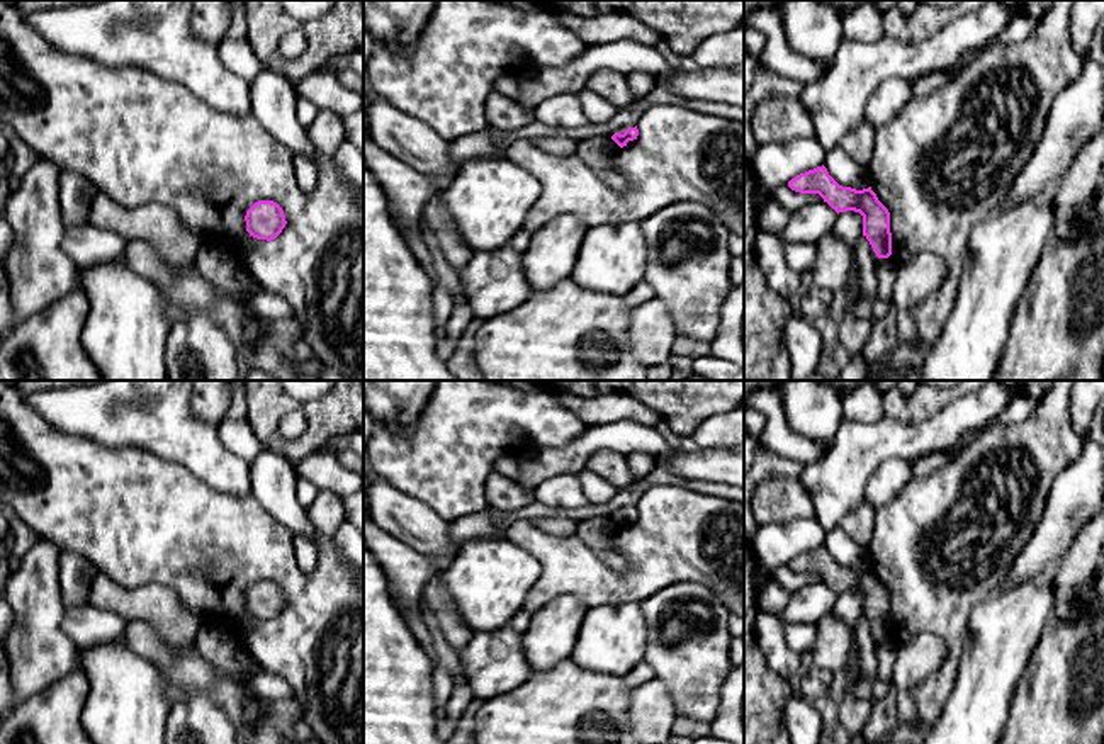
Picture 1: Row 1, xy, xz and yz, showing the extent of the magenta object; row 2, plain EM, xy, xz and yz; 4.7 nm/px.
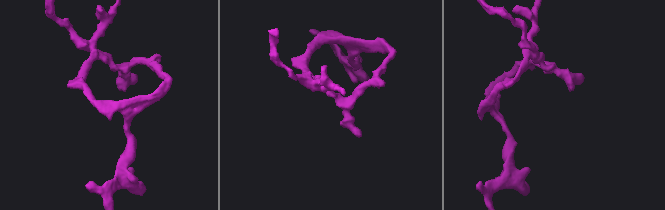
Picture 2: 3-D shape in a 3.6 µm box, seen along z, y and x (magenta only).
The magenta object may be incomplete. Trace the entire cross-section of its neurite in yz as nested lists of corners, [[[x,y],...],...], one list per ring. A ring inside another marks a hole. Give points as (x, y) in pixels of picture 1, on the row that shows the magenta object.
[[[824,165],[797,175],[788,182],[788,187],[800,194],[819,194],[837,214],[859,212],[863,216],[863,236],[876,256],[888,258],[892,255],[890,212],[871,187],[863,190],[842,187]]]

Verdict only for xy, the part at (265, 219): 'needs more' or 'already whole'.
already whole

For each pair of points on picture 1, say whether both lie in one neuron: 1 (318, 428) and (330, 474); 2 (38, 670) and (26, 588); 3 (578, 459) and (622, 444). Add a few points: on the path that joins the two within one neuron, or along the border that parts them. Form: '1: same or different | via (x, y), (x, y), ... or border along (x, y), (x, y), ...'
1: different | border along (326, 449), (303, 457), (294, 466)
2: same | via (38, 649), (38, 608)
3: same | via (588, 449), (595, 442), (612, 442)

